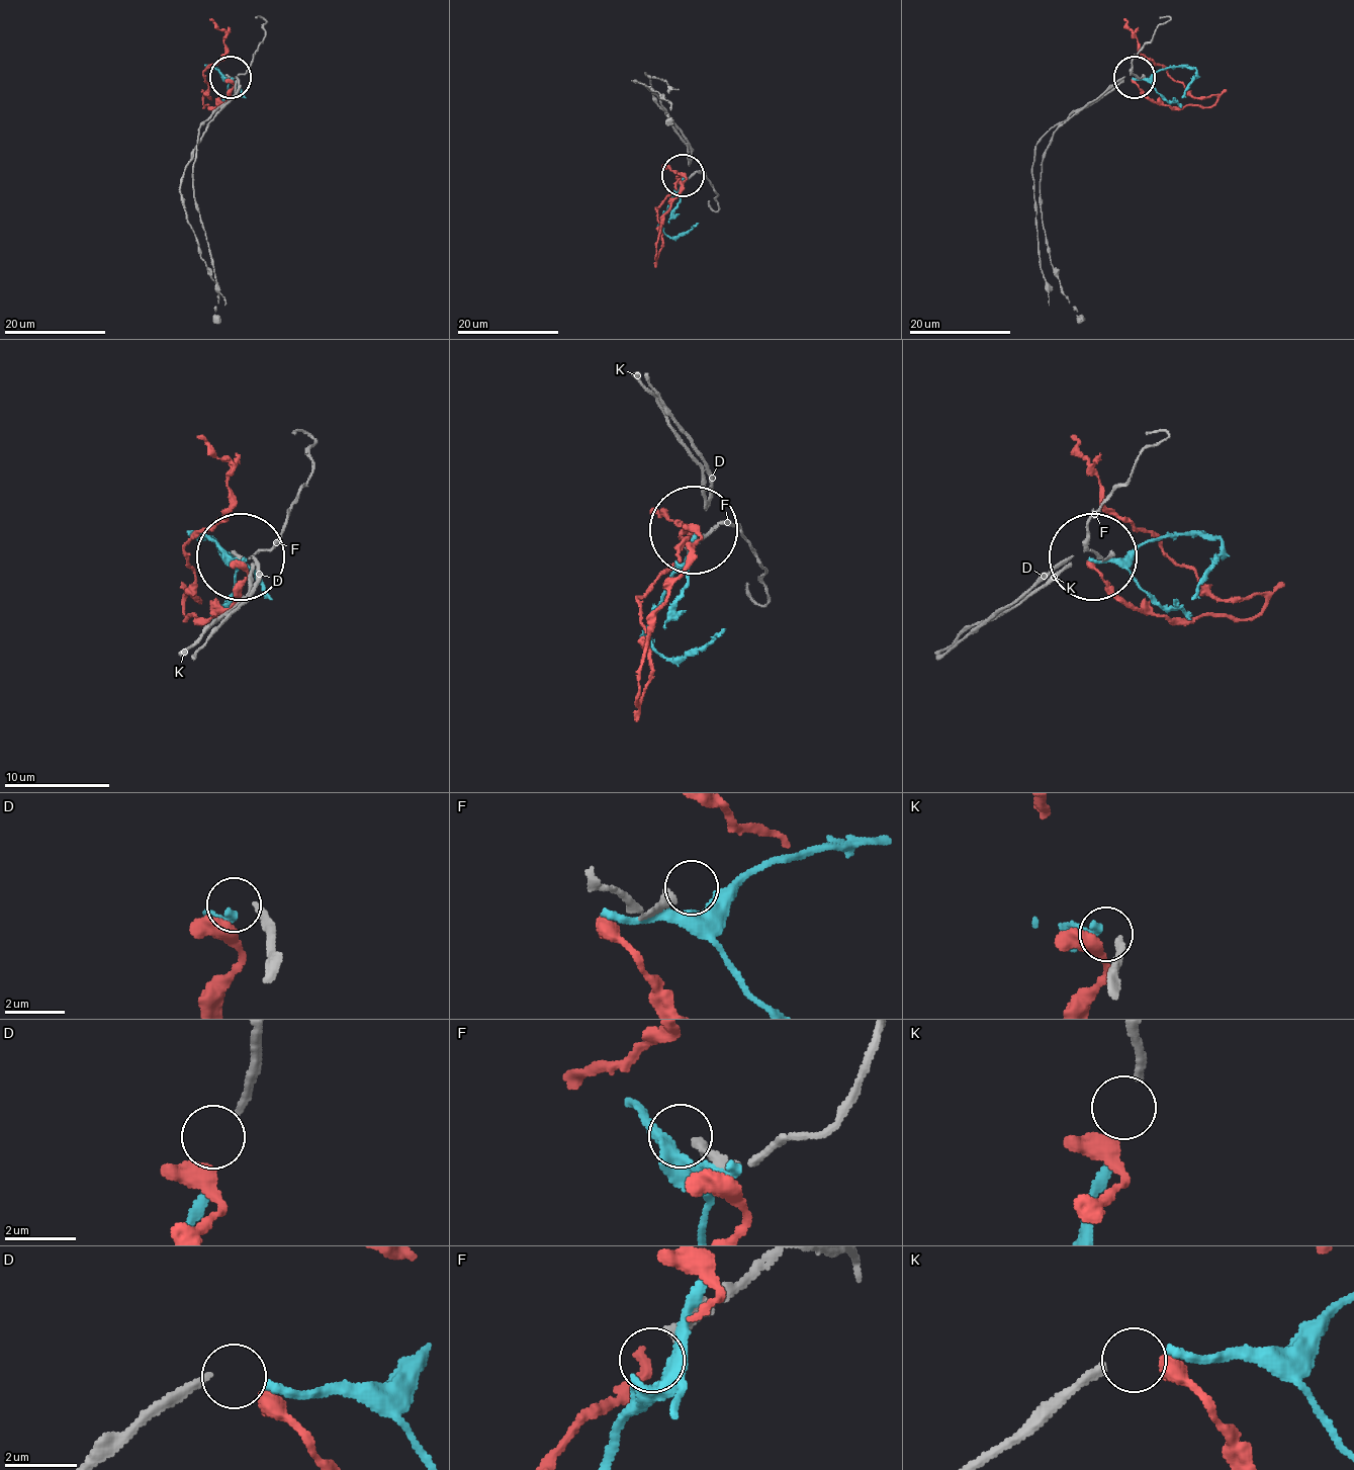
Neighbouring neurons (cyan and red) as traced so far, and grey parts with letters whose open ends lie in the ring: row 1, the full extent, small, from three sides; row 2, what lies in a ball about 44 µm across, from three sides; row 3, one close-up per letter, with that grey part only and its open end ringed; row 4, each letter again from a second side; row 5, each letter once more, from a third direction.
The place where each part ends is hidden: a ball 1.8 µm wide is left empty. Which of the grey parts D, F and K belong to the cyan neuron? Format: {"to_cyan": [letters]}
{"to_cyan": ["D"]}

